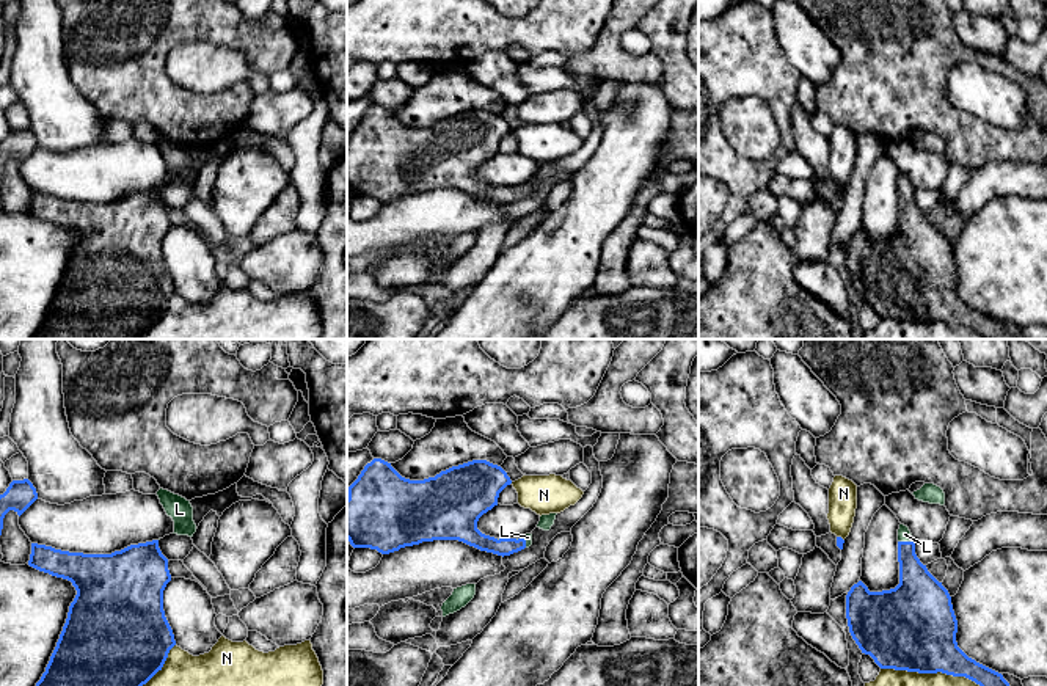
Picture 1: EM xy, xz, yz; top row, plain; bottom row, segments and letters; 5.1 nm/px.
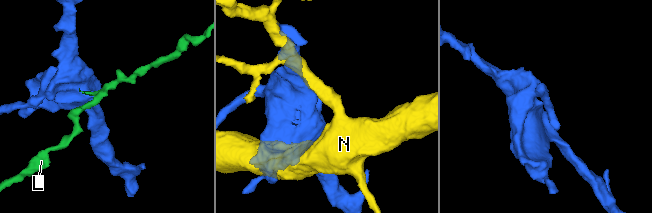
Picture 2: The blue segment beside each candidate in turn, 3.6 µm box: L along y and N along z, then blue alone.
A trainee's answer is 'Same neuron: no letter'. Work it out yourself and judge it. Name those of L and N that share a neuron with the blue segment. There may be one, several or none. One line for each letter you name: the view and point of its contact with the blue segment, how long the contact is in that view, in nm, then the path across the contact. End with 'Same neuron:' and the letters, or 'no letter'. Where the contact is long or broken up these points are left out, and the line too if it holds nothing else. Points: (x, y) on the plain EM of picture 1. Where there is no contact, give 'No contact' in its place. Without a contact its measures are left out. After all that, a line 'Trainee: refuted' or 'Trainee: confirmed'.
L: Touches blue at yz (904, 190). Shared border 80 nm. Path across: yz (917, 237), (904, 190), (904, 182)
Same neuron: L
Trainee: refuted

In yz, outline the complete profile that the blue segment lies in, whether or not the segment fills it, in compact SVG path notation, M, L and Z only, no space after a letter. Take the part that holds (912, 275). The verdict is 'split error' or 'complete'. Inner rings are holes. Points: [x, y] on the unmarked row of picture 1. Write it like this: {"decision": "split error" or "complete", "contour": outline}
{"decision": "split error", "contour": "M907 174L898 177L899 232L870 240L859 229L846 243L852 287L881 317L965 325L984 339L1014 339L1001 322L969 306L956 290L948 239L920 210Z"}

